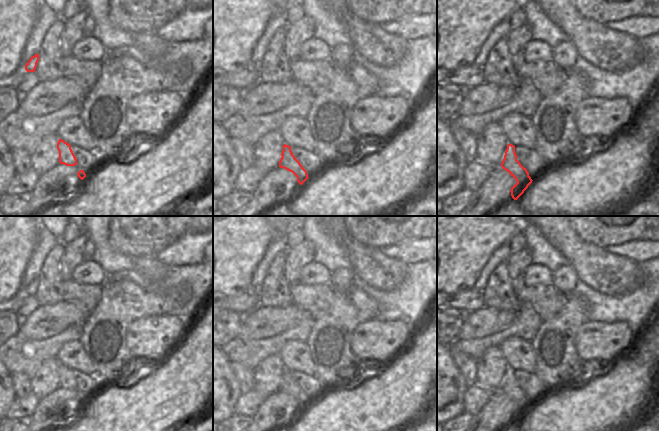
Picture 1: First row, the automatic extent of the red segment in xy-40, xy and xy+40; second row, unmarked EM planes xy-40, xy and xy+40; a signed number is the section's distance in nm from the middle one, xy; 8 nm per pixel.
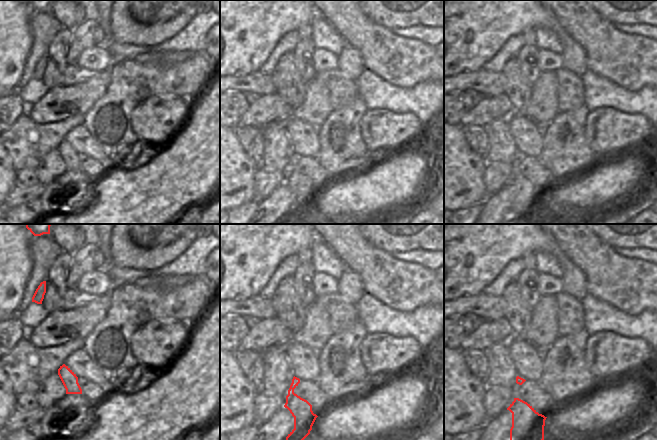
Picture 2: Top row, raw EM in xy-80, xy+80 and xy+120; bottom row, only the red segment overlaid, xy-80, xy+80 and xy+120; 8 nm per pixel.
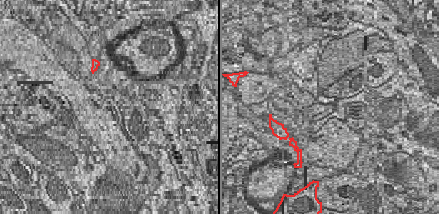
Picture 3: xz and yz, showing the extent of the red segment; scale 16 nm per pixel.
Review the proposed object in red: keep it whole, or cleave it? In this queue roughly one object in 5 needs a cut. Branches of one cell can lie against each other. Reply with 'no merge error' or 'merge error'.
merge error

